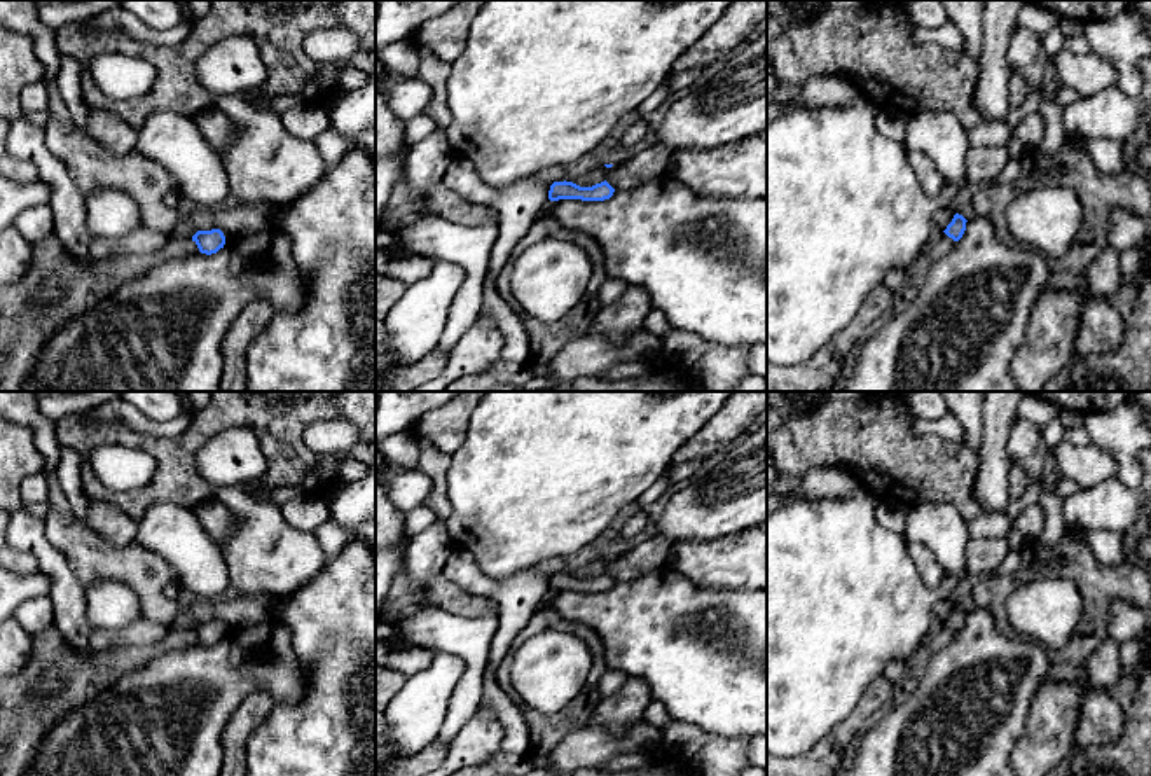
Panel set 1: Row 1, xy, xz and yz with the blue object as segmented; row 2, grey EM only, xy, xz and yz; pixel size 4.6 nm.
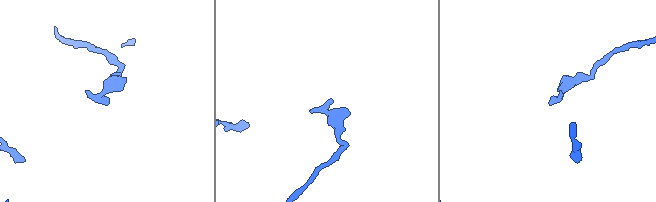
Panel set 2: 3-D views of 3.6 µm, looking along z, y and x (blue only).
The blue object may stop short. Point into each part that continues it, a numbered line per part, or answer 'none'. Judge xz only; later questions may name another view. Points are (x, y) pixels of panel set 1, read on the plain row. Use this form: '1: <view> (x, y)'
none

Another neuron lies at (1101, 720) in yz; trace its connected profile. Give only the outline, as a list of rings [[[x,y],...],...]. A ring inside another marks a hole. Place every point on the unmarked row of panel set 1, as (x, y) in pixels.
[[[1088,689],[1081,697],[1081,713],[1074,741],[1078,746],[1109,745],[1121,738],[1125,717],[1113,696],[1100,689]]]

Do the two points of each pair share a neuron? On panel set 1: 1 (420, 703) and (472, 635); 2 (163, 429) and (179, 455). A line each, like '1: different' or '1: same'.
1: different
2: different

